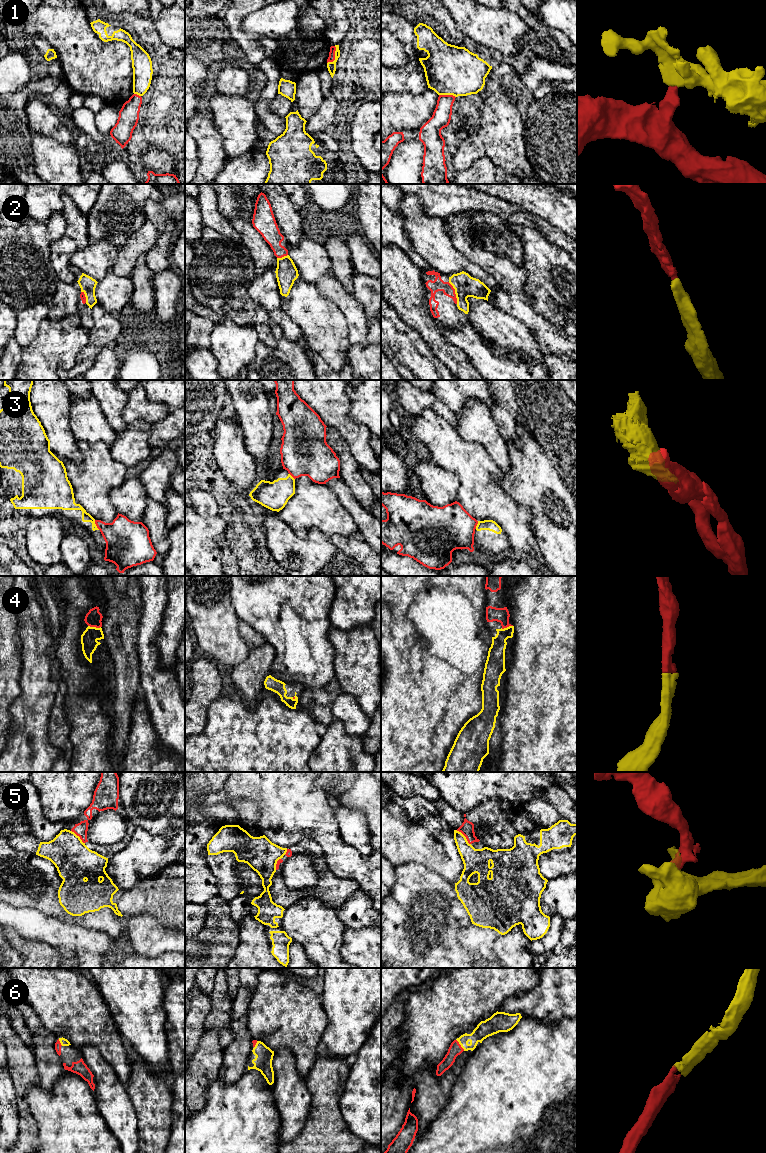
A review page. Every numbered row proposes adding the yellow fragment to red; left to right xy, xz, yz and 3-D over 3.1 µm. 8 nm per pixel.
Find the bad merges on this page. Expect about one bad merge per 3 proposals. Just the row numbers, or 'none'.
1, 3, 5

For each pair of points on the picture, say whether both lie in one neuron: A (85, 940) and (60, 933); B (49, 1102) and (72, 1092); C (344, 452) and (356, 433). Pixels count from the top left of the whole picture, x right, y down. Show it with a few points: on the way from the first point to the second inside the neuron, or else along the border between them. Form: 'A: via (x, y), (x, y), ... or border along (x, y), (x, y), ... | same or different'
A: via (79, 938), (66, 935) | same
B: via (55, 1102), (62, 1102), (66, 1098) | same
C: border along (333, 428), (360, 465) | different

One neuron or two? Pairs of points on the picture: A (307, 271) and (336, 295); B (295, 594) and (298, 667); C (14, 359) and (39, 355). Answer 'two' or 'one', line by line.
A: two
B: one
C: two

